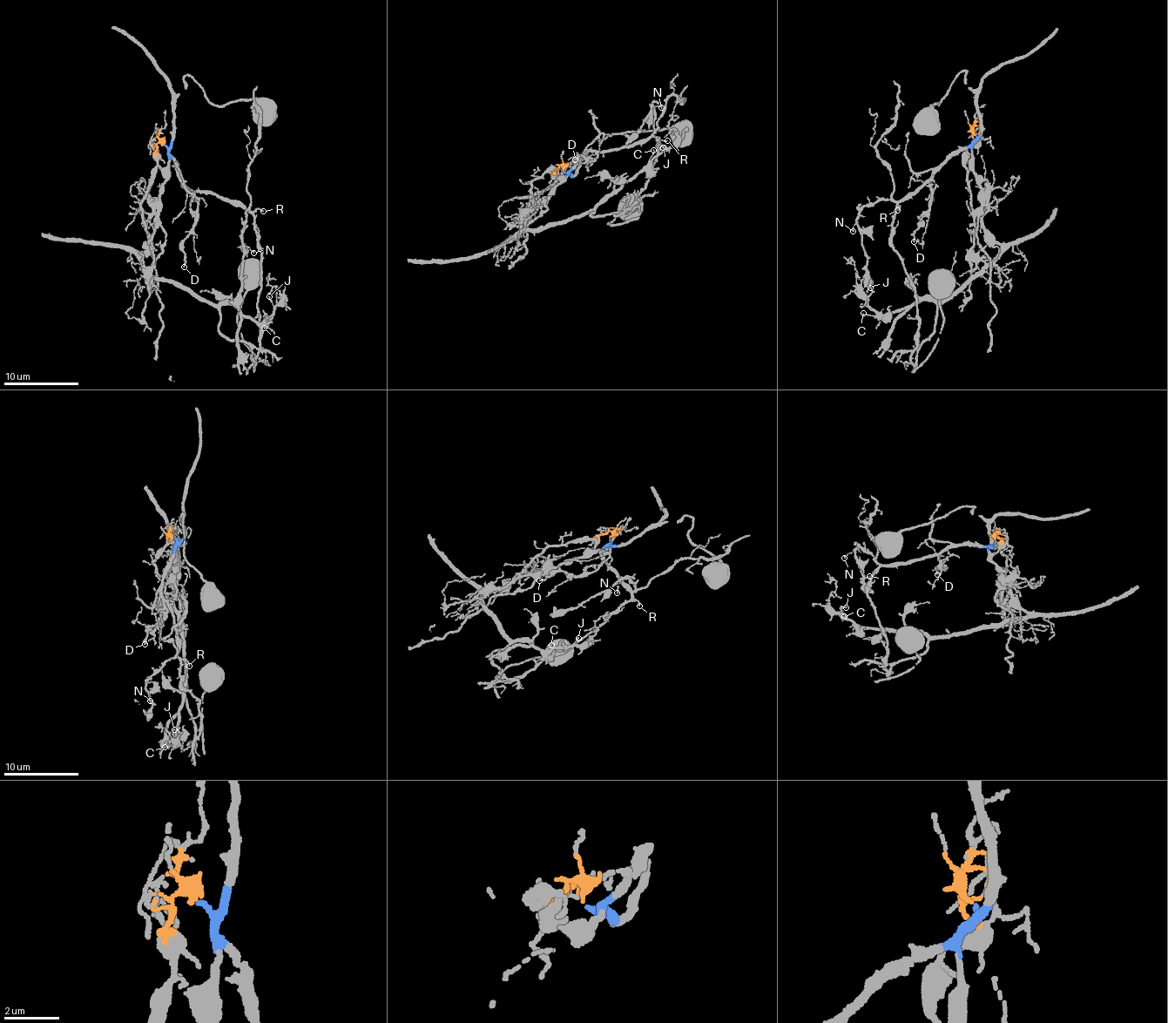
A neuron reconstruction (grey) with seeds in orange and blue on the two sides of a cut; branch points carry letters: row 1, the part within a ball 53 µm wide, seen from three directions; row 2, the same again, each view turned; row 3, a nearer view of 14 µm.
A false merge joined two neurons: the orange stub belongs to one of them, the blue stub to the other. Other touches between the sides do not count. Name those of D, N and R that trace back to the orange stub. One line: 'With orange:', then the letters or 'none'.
With orange: none

